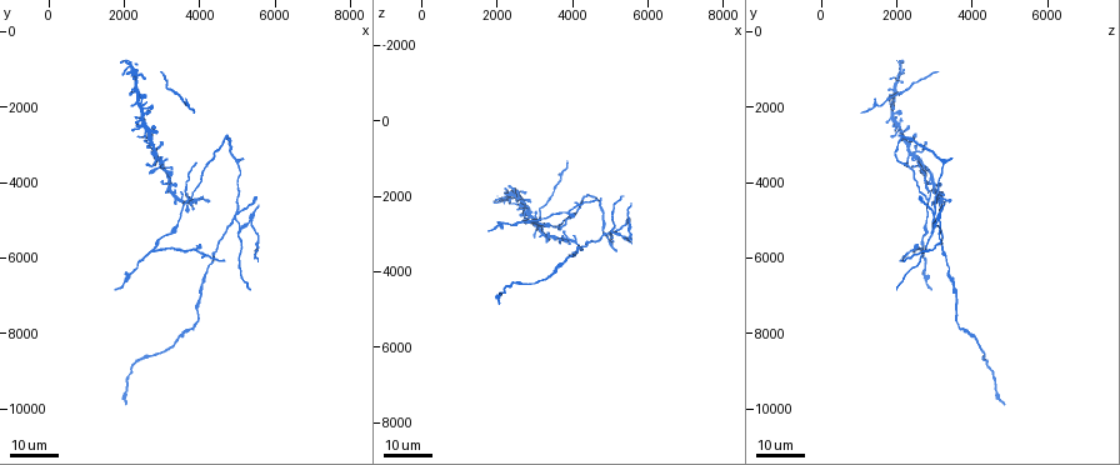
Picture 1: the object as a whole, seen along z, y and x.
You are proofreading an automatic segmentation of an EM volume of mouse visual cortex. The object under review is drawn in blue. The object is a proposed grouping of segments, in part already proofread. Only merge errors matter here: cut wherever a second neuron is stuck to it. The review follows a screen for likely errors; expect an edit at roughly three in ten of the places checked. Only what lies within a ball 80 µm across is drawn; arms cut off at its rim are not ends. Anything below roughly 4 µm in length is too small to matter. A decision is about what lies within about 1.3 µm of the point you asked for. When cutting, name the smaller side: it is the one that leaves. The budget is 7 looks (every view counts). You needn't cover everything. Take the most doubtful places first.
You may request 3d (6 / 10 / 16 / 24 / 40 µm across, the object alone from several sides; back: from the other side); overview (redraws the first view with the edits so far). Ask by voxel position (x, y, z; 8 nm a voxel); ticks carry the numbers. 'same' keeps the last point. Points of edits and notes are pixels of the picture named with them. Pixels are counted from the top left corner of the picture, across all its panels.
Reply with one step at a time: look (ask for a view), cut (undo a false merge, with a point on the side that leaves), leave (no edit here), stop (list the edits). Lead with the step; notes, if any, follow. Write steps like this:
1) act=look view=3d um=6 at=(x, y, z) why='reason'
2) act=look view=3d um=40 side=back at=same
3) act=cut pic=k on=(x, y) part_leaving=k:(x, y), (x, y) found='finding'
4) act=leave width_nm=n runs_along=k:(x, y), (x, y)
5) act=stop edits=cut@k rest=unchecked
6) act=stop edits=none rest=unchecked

act=look view=3d um=24 at=(2800, 5850, 2650) why='branch point'

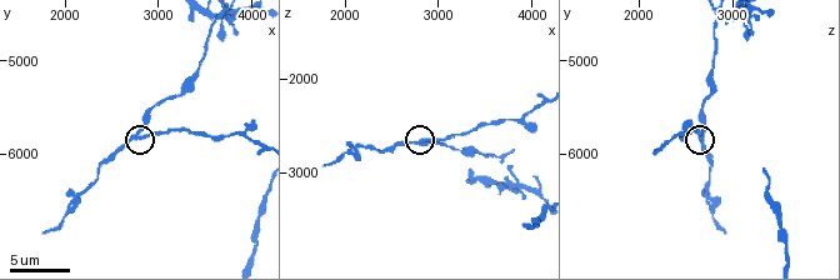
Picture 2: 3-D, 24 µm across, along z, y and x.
act=look view=3d um=6 at=(2850, 5800, 2650) why='closer look'

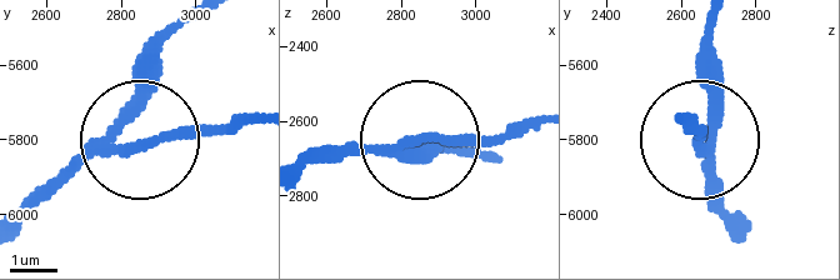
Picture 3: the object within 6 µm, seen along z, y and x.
act=look view=3d um=6 side=back at=(2840, 5820, 2650)

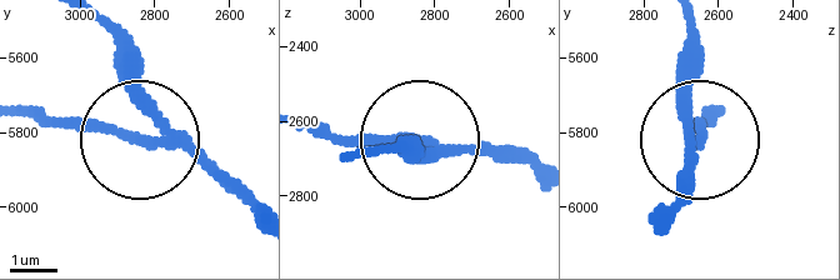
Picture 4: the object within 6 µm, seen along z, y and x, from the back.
act=cut pic=4 on=(101, 131) part_leaving=4:(446, 145), (306, 125) found='two neurons meet here'

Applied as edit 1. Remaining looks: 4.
act=look view=overview

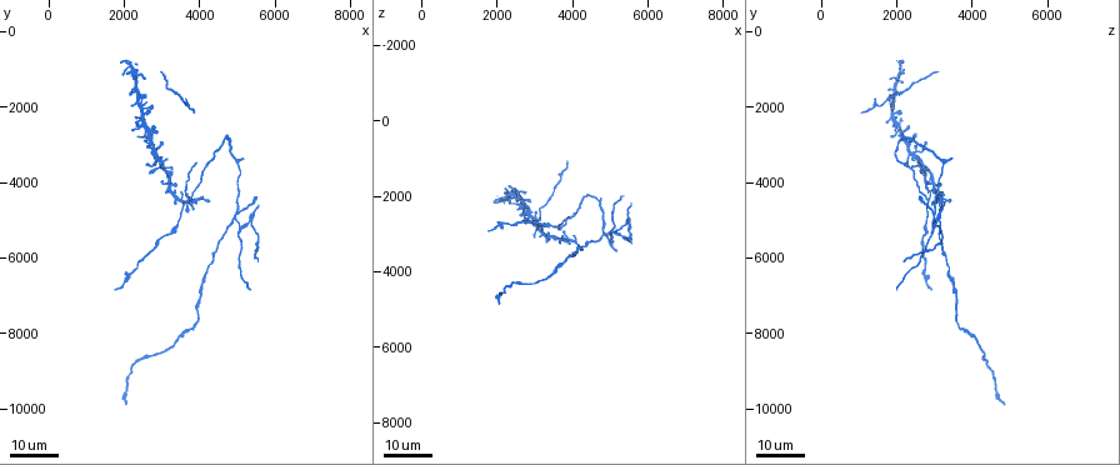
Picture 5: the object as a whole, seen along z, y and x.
act=look view=3d um=24 at=(2750, 3200, 2400) why='small branch off a trunk'

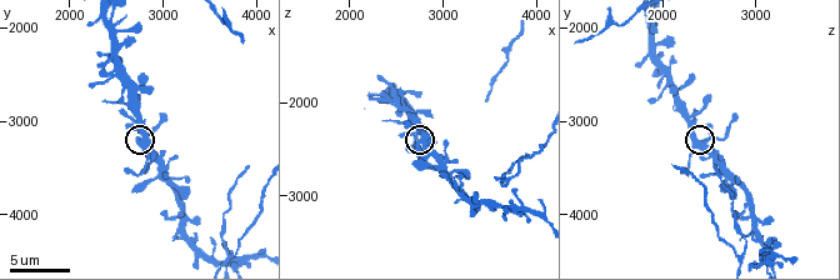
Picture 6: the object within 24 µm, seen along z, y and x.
act=look view=3d um=10 at=(2750, 3250, 2400)

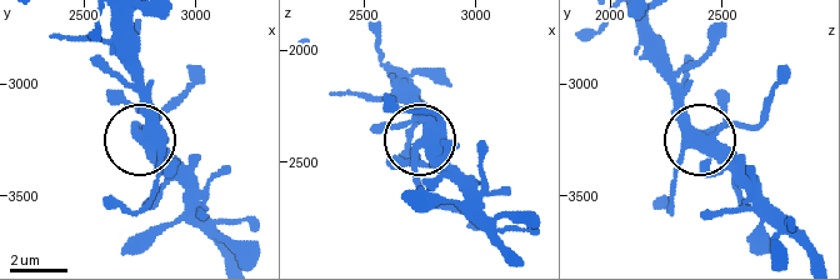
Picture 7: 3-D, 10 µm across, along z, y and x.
act=look view=3d um=6 at=(2750, 3210, 2430)

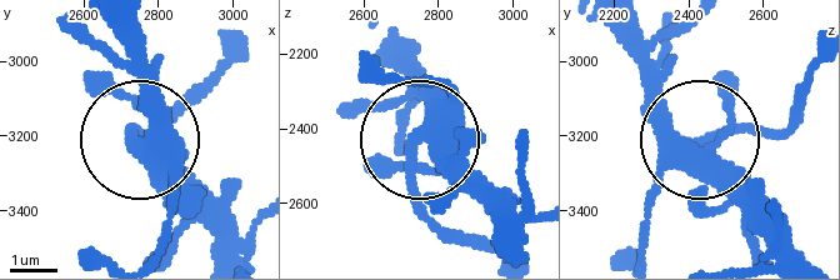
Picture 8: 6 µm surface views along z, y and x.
act=leave arms=4 found='continuous, no second neuron'

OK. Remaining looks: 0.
act=stop edits=cut@4 rest=unchecked

